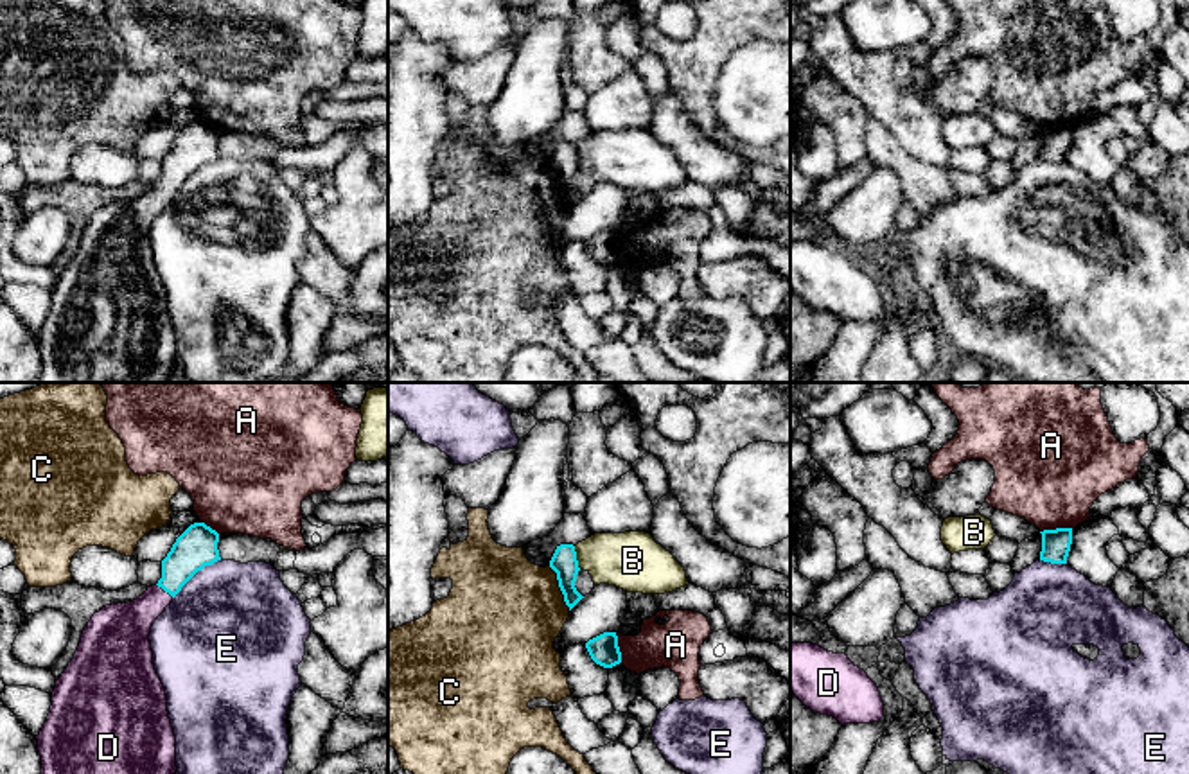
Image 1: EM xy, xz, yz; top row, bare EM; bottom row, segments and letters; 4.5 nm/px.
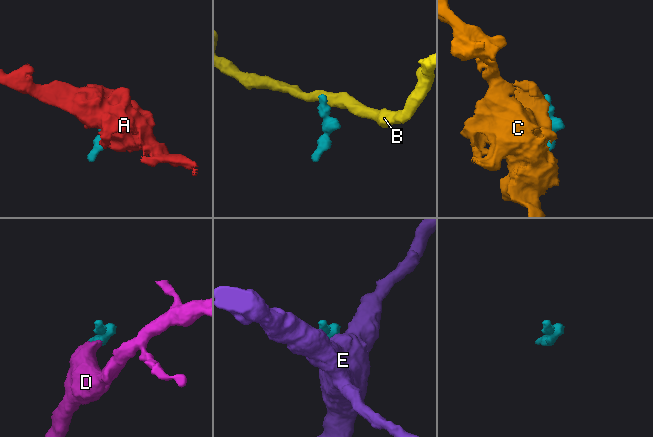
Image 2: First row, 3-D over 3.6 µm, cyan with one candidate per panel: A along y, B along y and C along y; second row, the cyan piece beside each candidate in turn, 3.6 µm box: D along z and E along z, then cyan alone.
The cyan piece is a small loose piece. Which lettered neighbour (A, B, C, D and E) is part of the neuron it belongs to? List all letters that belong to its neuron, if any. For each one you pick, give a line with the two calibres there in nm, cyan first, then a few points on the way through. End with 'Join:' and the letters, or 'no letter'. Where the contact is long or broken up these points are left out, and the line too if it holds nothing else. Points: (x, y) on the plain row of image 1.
D: 180 nm thick on the cyan side, 220 nm on the other; runs through xy (196, 144), (180, 162), (166, 189), (124, 227)
Join: D

